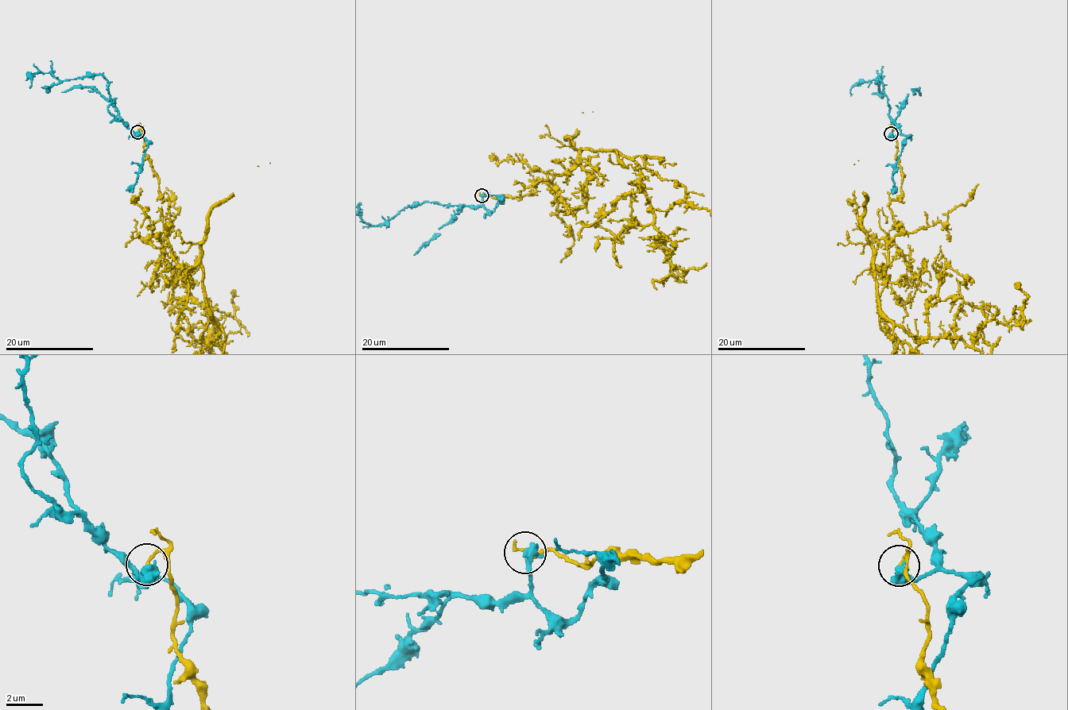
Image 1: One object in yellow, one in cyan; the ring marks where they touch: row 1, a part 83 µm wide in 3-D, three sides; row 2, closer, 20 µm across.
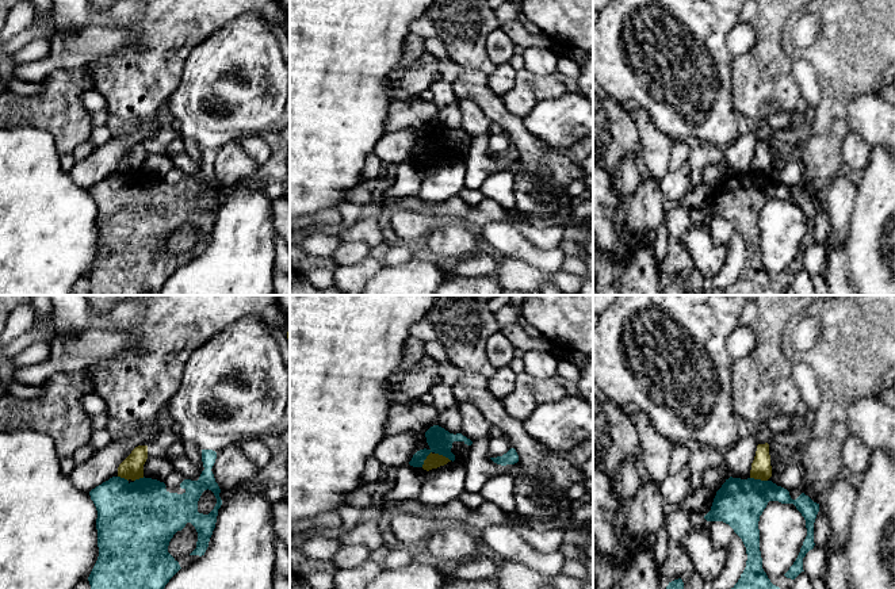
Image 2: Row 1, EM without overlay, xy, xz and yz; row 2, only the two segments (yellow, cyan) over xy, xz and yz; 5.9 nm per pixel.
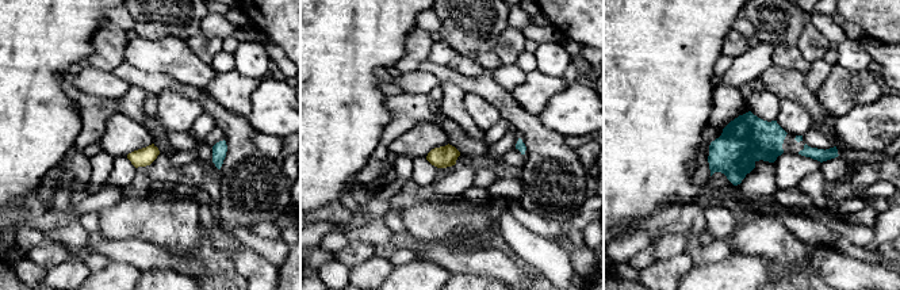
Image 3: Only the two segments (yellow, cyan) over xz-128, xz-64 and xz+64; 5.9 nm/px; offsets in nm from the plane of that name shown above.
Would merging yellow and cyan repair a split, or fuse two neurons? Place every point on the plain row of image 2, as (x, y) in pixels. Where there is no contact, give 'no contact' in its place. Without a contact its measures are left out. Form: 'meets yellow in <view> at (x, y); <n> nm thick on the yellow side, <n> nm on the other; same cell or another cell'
meets yellow in yz at (758, 175); 120 nm thick on the yellow side, 280 nm on the other; another cell

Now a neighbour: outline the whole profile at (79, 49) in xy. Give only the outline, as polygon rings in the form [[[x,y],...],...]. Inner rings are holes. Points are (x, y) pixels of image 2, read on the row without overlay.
[[[88,24],[79,30],[56,31],[50,38],[50,54],[32,64],[22,64],[15,77],[41,83],[54,70],[80,70],[93,80],[92,65],[107,54],[135,42],[137,31],[129,28],[106,28]]]

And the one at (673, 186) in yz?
[[[684,162],[678,169],[669,171],[663,177],[658,180],[658,186],[663,200],[677,203],[682,198],[691,184],[691,167]]]

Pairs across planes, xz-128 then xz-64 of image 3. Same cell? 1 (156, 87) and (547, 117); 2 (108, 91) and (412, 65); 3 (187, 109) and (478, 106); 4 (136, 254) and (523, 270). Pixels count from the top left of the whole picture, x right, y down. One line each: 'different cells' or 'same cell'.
1: different cells
2: different cells
3: same cell
4: same cell

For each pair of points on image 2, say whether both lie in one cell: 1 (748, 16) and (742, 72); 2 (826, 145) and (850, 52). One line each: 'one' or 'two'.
1: two
2: one

